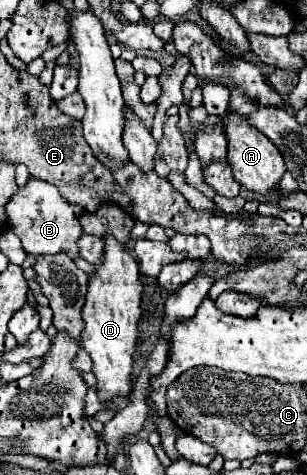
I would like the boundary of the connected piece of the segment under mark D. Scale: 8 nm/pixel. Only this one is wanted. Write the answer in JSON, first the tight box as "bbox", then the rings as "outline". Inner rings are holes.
{"bbox":[81,237,141,401],"outline":[[[103,237],[105,251],[101,263],[89,275],[89,289],[83,305],[85,329],[81,333],[81,347],[93,359],[93,375],[97,377],[97,395],[101,401],[109,401],[115,395],[129,395],[131,391],[131,365],[137,341],[137,321],[141,317],[141,291],[139,265],[133,253],[117,245],[113,237]]]}

